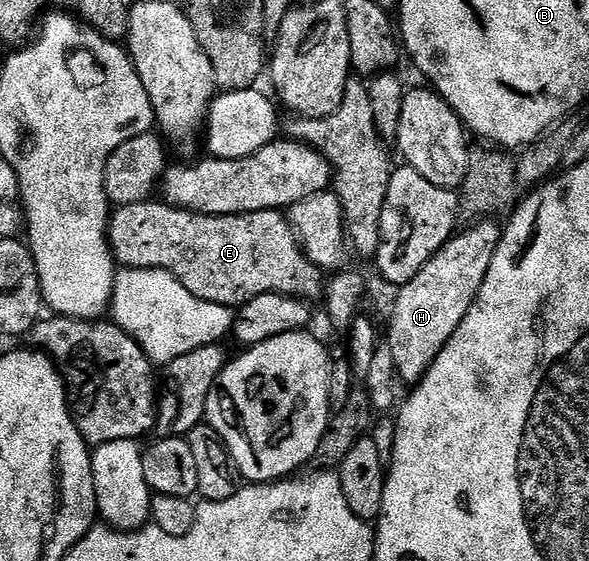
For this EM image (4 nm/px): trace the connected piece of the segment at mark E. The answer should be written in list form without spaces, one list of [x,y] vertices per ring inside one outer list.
[[[164,200],[153,201],[118,206],[112,211],[109,219],[109,247],[113,249],[114,259],[122,267],[166,270],[173,273],[183,287],[199,300],[230,308],[240,308],[260,294],[284,294],[302,300],[322,297],[327,285],[323,271],[305,255],[293,225],[281,210],[241,215],[203,215],[172,206]]]

